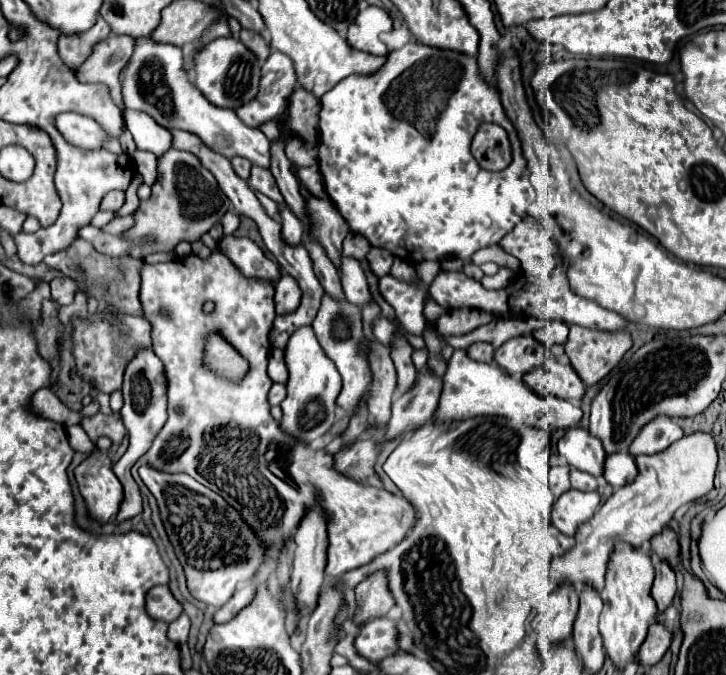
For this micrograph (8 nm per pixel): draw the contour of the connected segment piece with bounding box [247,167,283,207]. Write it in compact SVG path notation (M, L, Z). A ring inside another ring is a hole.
M253 167L253 169L251 169L251 177L249 177L247 183L249 183L249 187L251 187L253 191L261 191L261 193L267 195L269 199L273 199L279 207L283 205L283 197L281 197L281 193L279 193L279 189L277 189L277 185L275 185L275 179L273 179L273 175L271 175L269 169Z

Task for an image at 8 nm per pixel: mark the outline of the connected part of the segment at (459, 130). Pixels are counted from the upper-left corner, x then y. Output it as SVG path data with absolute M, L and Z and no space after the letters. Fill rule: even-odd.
M411 41L405 47L389 53L387 63L375 75L369 75L369 77L351 75L347 79L343 79L341 83L337 83L329 93L325 93L321 97L319 119L321 119L319 121L319 169L321 169L323 181L325 181L325 191L331 197L333 205L343 215L343 219L349 223L351 231L357 235L363 235L371 243L371 247L387 249L391 255L395 255L411 265L417 265L421 261L441 261L449 255L455 255L457 259L463 259L463 261L471 261L471 255L475 251L489 247L489 245L497 245L519 223L519 219L525 217L527 205L531 201L535 201L535 189L529 181L529 169L527 169L527 161L521 153L519 137L517 137L511 121L505 115L499 93L493 87L487 87L487 83L479 75L479 65L477 65L475 57L455 53L455 51L443 51L443 49L435 49L435 47L427 47L427 45L419 45L417 41ZM481 123L497 123L499 127L503 127L507 131L509 141L513 143L513 161L507 169L485 171L473 159L469 145L471 145L471 137L475 135L475 131Z

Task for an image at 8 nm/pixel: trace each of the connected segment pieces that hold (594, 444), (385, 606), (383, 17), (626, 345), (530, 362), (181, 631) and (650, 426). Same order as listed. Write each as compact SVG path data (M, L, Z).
M583 427L569 429L557 441L557 451L561 457L567 459L571 467L591 473L593 477L603 475L603 461L605 461L603 445L587 429Z
M383 573L369 575L363 583L359 583L355 595L357 595L357 609L351 617L355 625L363 625L369 619L385 617L389 609L395 605L387 589L387 577Z
M367 7L347 29L347 43L371 55L387 55L383 35L391 31L391 17L381 7Z
M573 325L569 329L569 339L565 343L565 353L571 361L571 367L581 377L585 385L599 383L619 361L621 357L631 349L631 335L627 331L597 331L597 329L585 329L579 325Z
M523 335L503 343L495 355L495 363L509 375L521 377L547 361L547 347L539 343L533 335Z
M183 613L179 619L171 621L169 623L169 629L167 629L167 637L177 643L177 645L183 645L187 641L187 635L189 635L189 627L191 627L191 621L189 617Z
M661 415L659 419L651 419L651 423L647 423L639 435L633 439L631 443L631 449L629 453L631 455L639 455L639 441L641 443L641 453L645 455L653 455L653 453L661 453L665 451L673 441L681 439L683 437L683 431L681 427L673 421L673 419L667 419L665 415Z

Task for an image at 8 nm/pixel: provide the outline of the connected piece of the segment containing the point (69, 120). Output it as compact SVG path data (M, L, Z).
M59 113L55 117L55 127L61 135L77 147L83 149L101 149L101 143L109 137L93 119L79 113Z

